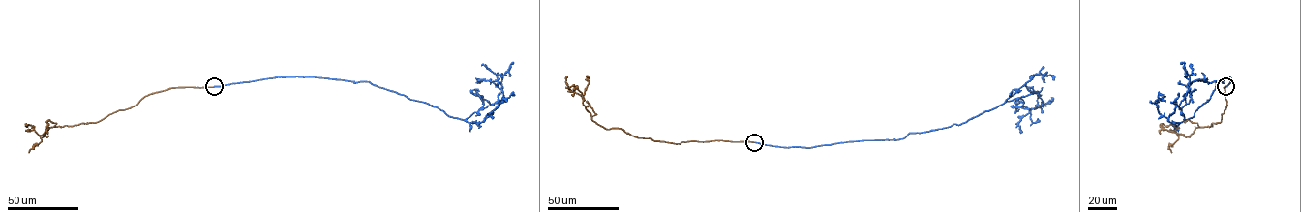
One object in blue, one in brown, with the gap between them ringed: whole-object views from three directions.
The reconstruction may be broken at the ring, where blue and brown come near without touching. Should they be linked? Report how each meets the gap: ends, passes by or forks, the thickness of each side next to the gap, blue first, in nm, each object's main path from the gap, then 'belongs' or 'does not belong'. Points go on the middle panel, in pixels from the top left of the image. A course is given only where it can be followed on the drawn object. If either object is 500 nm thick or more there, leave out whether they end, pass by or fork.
blue ends there; brown ends there; 260 nm thick on the blue side, 220 nm on the other; blue runs (754, 142), (813, 147), (902, 138), (960, 125), (1023, 85), (1043, 104), (1021, 119), (1021, 133); brown runs (753, 142), (675, 143), (638, 137), (621, 129), (605, 129), (591, 119), (583, 98), (565, 82), (566, 76); does not belong

